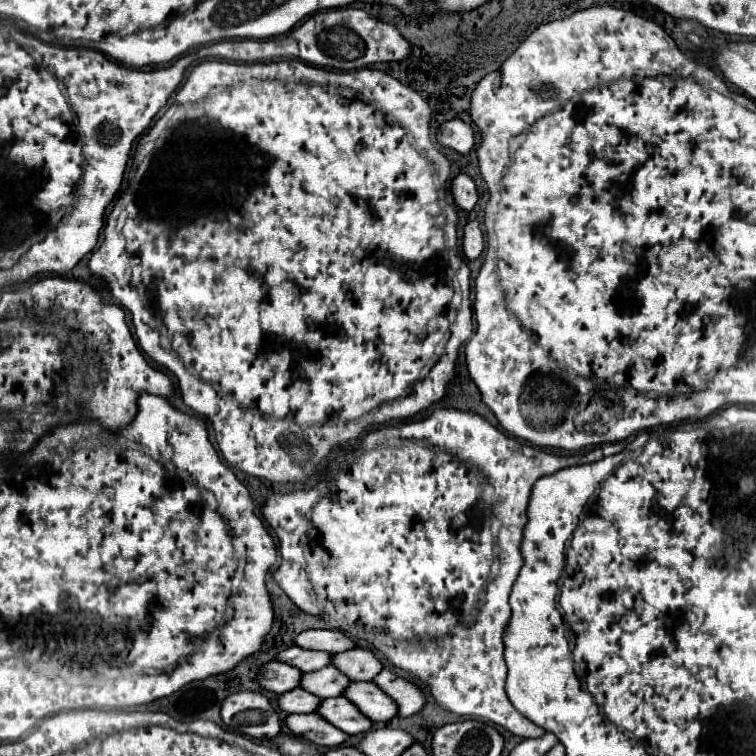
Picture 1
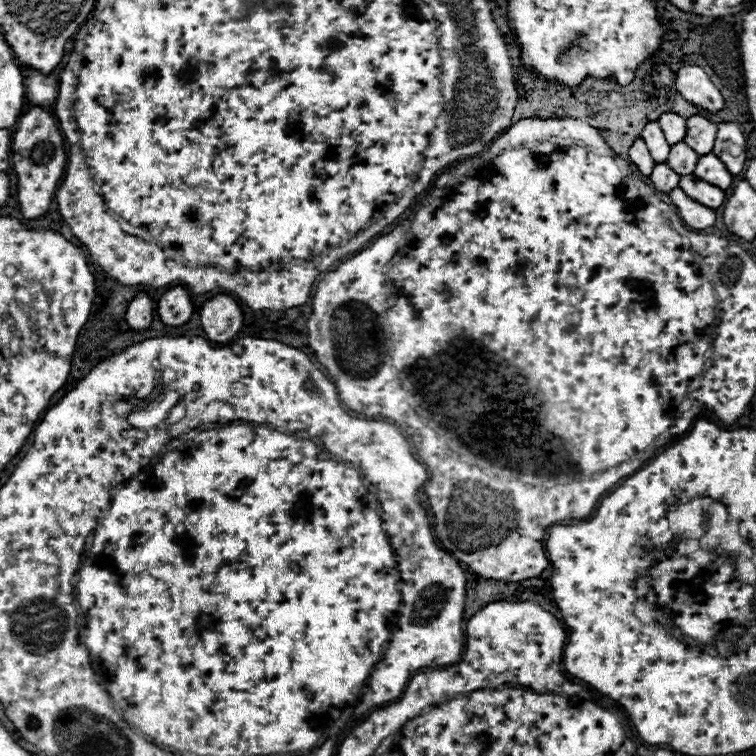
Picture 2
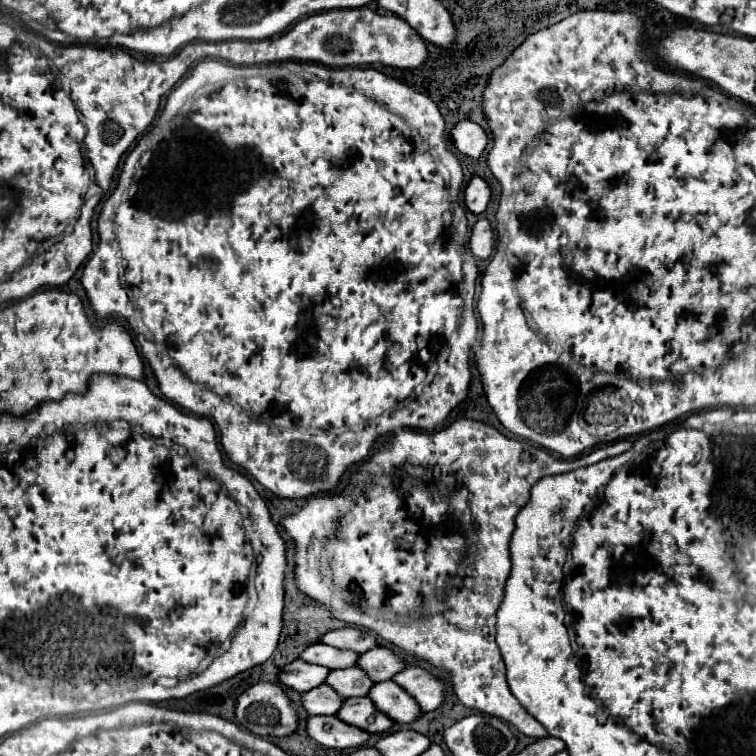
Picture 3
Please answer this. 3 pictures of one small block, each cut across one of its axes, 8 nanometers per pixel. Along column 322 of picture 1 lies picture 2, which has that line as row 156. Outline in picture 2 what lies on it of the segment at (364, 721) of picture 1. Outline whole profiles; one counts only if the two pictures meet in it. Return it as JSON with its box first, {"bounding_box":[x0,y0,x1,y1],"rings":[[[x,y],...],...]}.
{"bounding_box":[694,152,732,190],"rings":[[[714,152],[698,158],[694,174],[698,174],[698,178],[706,178],[706,182],[714,182],[714,186],[722,186],[722,190],[728,190],[732,186],[732,174]]]}

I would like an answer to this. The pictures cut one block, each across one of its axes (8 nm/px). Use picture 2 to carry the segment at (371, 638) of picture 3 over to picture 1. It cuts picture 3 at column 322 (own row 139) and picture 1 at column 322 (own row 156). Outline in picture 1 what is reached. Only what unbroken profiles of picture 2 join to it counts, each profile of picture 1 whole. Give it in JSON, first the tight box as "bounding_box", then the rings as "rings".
{"bounding_box":[294,630,354,650],"rings":[[[306,630],[300,632],[298,638],[294,638],[294,644],[298,644],[304,650],[318,650],[318,648],[354,648],[352,640],[338,630]]]}

